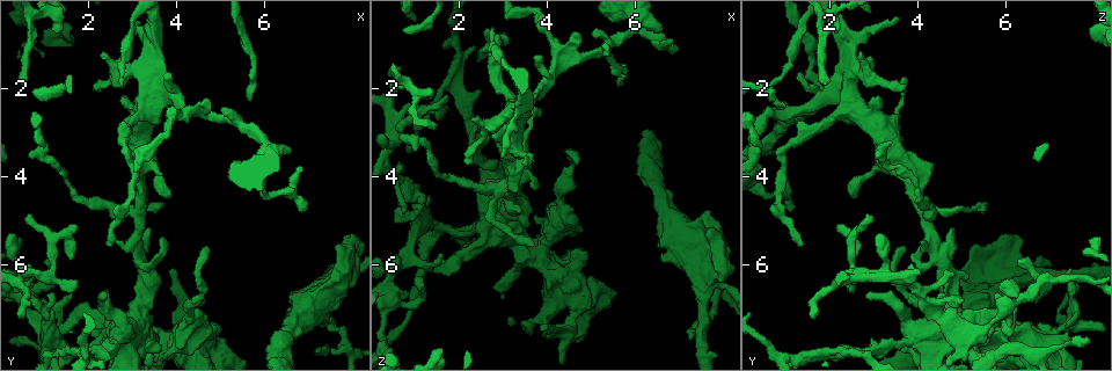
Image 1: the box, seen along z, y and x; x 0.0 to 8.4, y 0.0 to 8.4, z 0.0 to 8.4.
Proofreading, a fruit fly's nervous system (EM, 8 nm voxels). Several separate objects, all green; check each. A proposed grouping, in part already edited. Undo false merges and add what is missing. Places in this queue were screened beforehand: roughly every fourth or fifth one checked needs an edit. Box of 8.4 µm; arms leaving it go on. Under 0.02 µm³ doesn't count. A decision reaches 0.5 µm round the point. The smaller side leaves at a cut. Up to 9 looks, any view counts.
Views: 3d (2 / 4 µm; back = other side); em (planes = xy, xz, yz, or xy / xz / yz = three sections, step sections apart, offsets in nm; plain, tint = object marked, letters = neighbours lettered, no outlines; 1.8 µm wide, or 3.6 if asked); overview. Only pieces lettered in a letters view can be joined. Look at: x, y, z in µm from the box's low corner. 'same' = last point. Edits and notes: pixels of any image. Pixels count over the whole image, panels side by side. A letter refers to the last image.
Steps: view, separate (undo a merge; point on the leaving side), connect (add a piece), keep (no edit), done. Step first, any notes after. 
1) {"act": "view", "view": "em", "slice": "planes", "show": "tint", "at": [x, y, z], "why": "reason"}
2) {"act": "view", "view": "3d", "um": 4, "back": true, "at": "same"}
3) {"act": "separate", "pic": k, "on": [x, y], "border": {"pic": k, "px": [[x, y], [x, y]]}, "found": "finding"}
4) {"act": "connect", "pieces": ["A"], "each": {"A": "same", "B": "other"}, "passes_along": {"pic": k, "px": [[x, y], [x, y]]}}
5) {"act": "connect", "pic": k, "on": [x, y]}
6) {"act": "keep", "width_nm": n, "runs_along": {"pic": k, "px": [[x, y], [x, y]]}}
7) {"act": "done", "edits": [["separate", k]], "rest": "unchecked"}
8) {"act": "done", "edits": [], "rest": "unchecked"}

{"act": "view", "view": "em", "slice": "yz", "step": 4, "show": "tint", "at": [3.20, 5.95, 4.60], "why": "sudden change in width"}

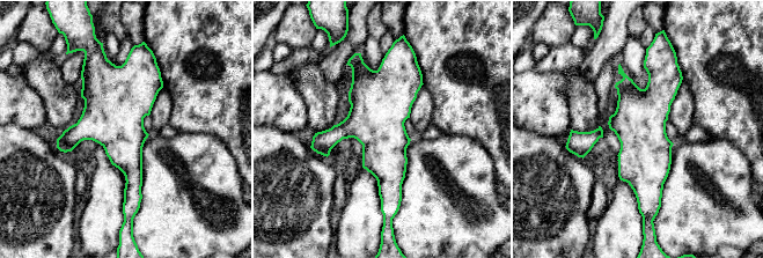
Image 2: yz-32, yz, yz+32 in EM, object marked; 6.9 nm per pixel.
{"act": "view", "view": "em", "slice": "planes", "show": "letters", "at": "same"}

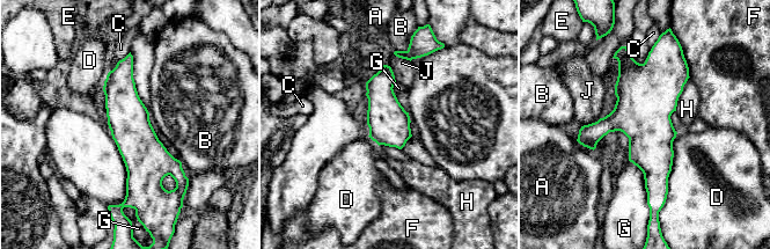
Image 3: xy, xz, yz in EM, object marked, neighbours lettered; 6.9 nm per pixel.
{"act": "keep", "longest_contact_nm": ["G", 550], "each": {"A": "other", "B": "other", "C": "other", "D": "other", "E": "other", "F": "other", "G": "other", "H": "other", "J": "other"}, "found": "one neuron here"}

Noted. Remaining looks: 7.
{"act": "view", "view": "em", "slice": "xy", "step": 8, "show": "tint", "at": [3.75, 7.75, 5.85]}

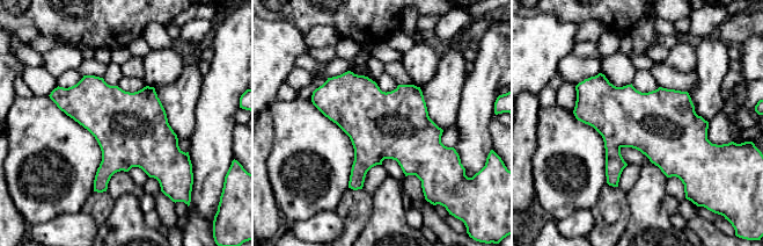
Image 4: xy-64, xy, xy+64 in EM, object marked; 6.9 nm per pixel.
{"act": "view", "view": "em", "slice": "planes", "show": "letters", "at": "same", "why": "cut it another way"}

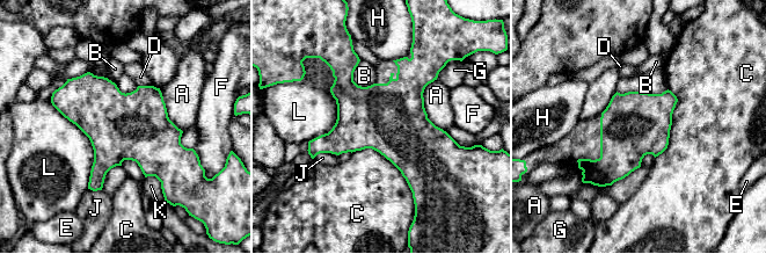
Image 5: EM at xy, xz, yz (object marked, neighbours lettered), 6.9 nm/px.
{"act": "keep", "each": {"A": "other", "B": "other", "C": "other", "D": "other", "E": "other", "F": "other", "G": "other", "H": "other", "J": "other", "K": "other", "L": "other"}, "found": "all the same neuron"}

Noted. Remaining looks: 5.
{"act": "view", "view": "3d", "um": 4, "at": [2.35, 6.65, 2.80], "why": "an open end"}

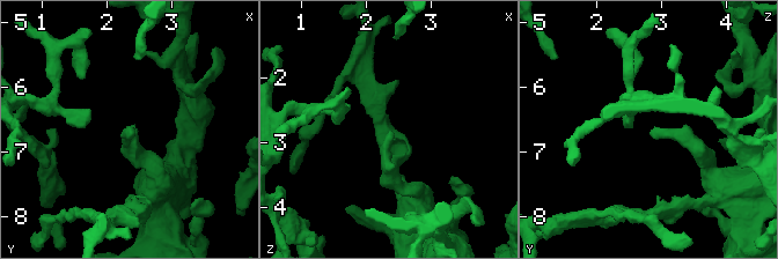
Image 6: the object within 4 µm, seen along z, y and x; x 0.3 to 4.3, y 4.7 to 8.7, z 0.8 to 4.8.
{"act": "view", "view": "em", "slice": "planes", "show": "letters", "at": [2.40, 6.70, 2.85]}

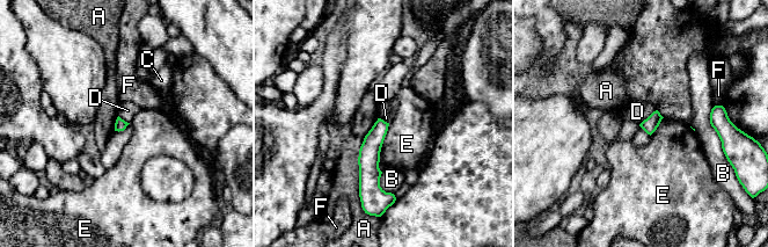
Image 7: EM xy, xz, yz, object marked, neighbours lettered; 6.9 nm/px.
{"act": "keep", "each": {"A": "other", "B": "other", "C": "other", "D": "other", "E": "other", "F": "other"}, "runs_along": {"pic": 7, "px": [[380, 122], [371, 146], [378, 193]]}, "found": "no lettered piece goes on from it"}

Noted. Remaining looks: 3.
{"act": "view", "view": "em", "slice": "xz", "step": 4, "show": "letters", "at": [5.65, 2.25, 1.90], "why": "long arm stops here"}

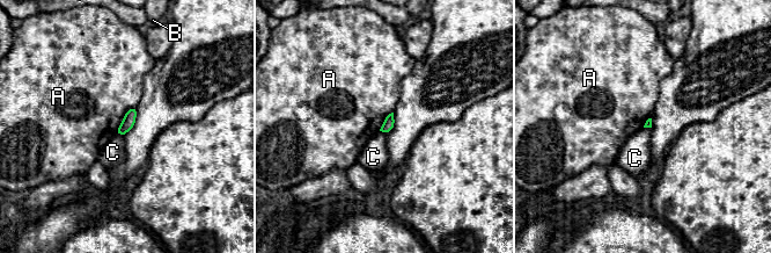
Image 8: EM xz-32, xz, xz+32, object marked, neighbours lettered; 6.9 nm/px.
{"act": "keep", "each": {"A": "other", "B": "other", "C": "other"}, "border": {"pic": 8, "px": [[134, 108], [125, 114], [117, 132]]}, "found": "no lettered piece goes on from it"}

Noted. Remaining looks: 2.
{"act": "done", "edits": [], "rest": "unchecked"}

